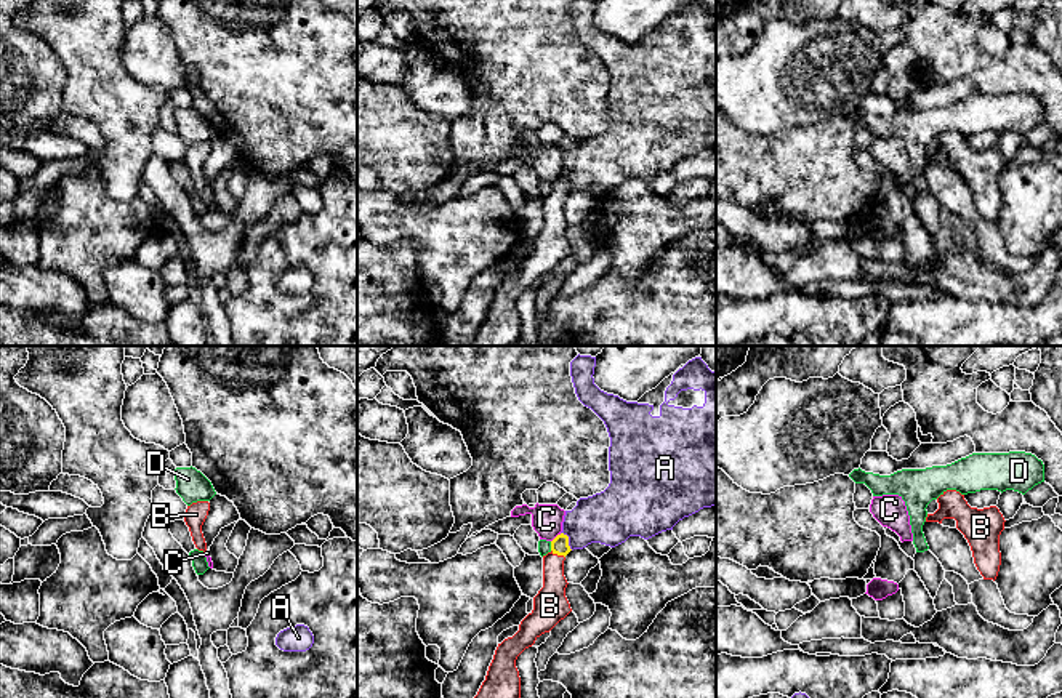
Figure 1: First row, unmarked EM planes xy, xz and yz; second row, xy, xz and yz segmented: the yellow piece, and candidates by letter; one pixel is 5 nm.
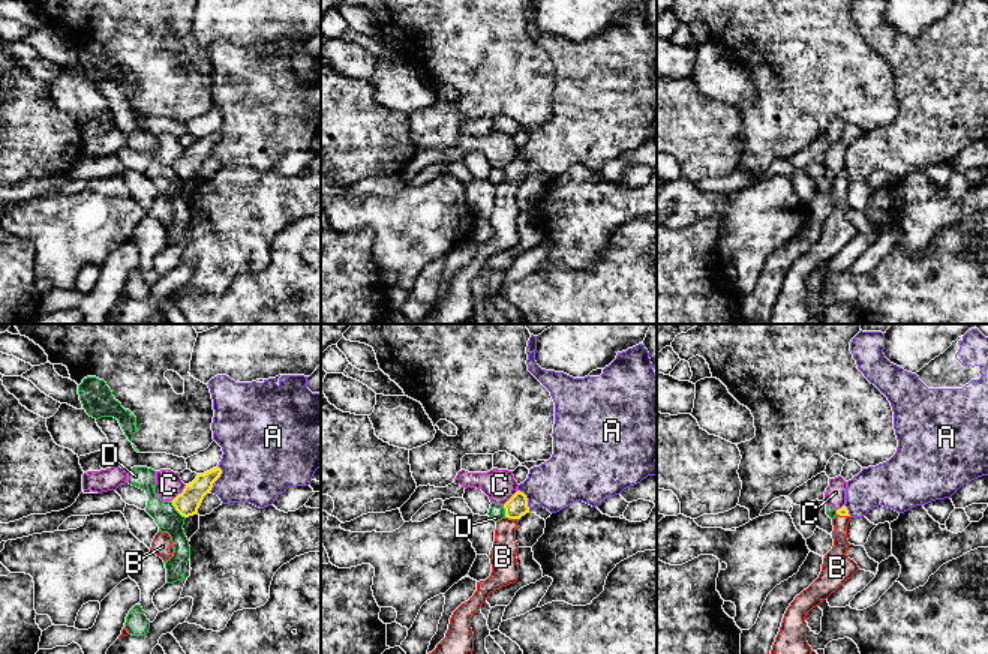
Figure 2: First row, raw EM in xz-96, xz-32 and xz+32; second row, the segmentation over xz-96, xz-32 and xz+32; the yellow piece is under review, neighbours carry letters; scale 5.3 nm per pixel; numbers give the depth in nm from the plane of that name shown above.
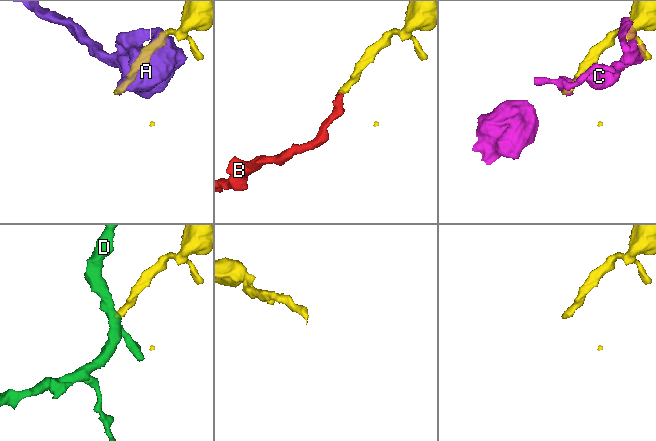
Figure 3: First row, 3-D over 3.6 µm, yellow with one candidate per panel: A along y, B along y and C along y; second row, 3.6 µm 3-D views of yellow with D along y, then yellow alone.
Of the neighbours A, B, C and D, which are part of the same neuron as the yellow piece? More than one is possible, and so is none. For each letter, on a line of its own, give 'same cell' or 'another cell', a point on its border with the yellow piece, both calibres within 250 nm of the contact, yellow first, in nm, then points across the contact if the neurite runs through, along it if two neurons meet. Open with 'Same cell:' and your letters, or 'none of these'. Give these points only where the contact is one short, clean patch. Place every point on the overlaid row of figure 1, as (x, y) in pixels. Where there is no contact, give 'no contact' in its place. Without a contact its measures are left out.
Same cell: B
A: another cell; contact xz (567, 540); calibres 90 and 280 nm
B: same cell; contact xz (558, 554); calibres 90 and 160 nm; way xz (559, 545), (558, 554), (553, 561), (550, 602)
C: another cell; contact xz (556, 537); calibres 90 and 160 nm
D: another cell; contact xz (551, 546); calibres 90 and 60 nm

